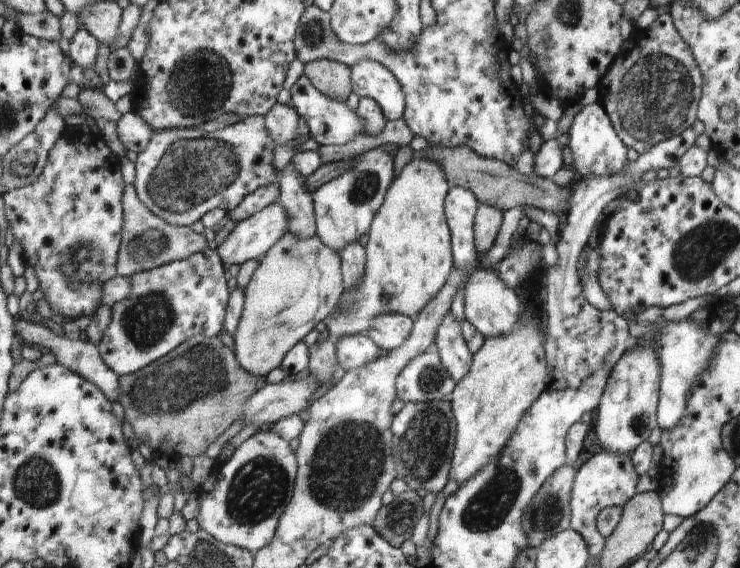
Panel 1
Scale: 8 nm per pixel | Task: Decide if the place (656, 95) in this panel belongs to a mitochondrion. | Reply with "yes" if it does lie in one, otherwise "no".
yes

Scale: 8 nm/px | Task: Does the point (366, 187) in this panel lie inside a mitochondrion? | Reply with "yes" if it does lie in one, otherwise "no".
yes

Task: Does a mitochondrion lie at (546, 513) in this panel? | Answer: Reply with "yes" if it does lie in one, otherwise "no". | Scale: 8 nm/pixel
yes

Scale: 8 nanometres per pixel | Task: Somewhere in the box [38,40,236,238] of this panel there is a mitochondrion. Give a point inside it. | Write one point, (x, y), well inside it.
(200, 84)

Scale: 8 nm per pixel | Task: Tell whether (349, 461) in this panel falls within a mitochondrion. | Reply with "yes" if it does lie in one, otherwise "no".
yes

